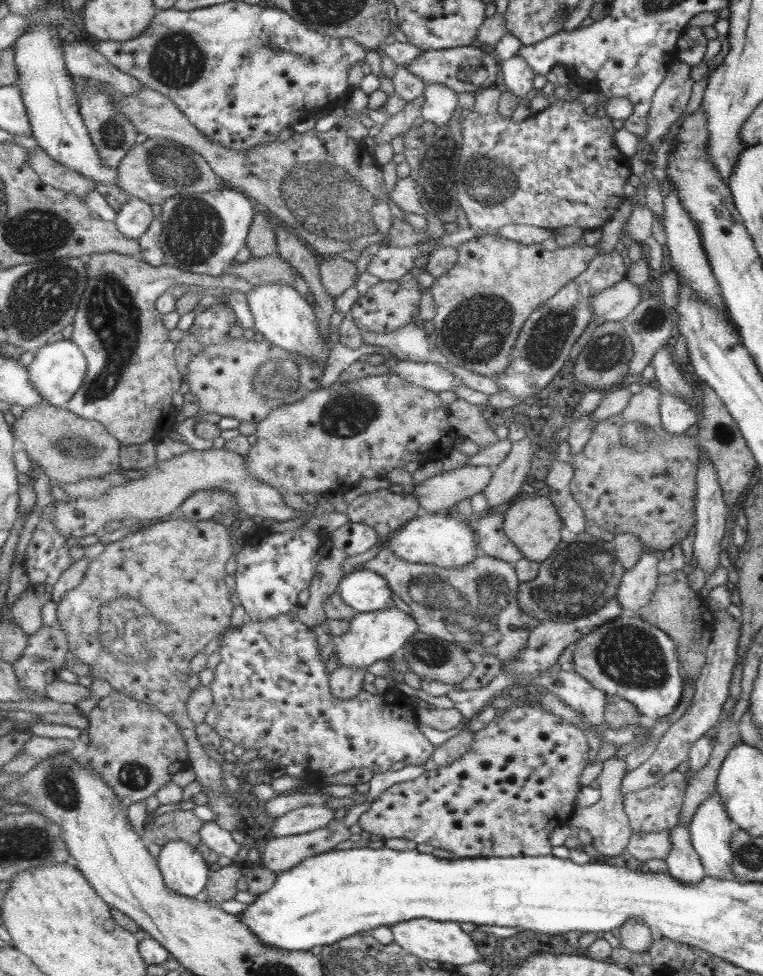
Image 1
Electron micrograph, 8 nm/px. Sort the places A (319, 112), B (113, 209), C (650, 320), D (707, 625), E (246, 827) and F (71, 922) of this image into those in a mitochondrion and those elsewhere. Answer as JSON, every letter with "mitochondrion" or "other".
{"A":"other","B":"other","C":"mitochondrion","D":"other","E":"other","F":"other"}

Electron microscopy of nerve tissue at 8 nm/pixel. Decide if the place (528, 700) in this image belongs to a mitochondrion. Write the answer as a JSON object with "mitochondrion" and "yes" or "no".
{"mitochondrion":"no"}

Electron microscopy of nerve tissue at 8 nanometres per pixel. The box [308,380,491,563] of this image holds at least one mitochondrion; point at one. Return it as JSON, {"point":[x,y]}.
{"point":[349,412]}

